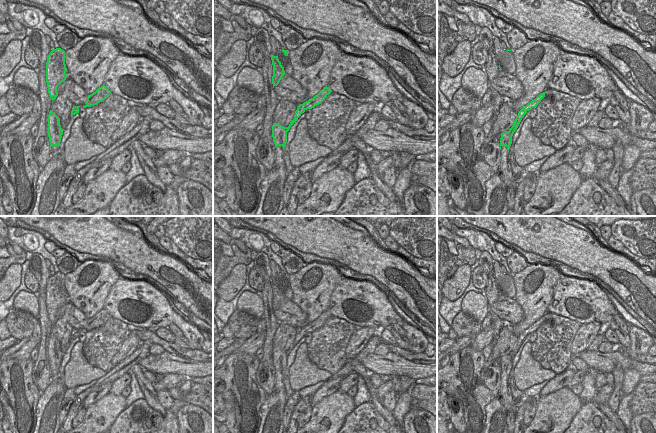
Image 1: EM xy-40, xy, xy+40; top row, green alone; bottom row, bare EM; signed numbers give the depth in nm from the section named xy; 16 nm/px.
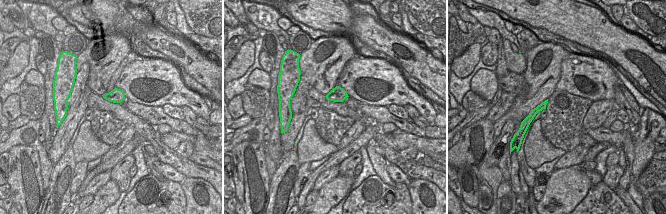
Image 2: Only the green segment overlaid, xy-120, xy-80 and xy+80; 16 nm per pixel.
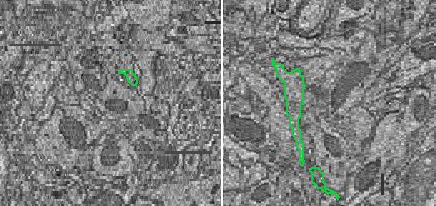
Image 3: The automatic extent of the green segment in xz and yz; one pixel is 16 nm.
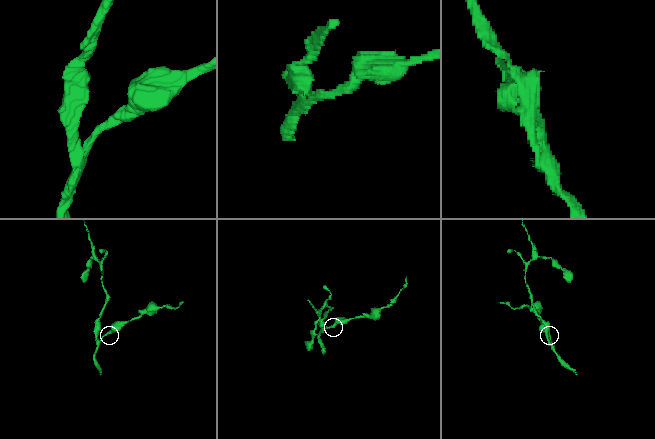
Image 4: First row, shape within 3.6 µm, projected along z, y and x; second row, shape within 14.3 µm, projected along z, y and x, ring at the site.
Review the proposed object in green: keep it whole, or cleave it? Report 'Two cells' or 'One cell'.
Two cells

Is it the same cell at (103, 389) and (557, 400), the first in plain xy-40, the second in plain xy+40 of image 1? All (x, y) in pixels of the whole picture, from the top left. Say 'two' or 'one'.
two

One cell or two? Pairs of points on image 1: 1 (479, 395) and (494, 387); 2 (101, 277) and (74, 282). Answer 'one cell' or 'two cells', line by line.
1: two cells
2: one cell

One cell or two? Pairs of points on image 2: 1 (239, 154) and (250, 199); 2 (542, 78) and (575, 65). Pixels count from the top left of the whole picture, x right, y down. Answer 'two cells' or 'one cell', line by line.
1: one cell
2: two cells

